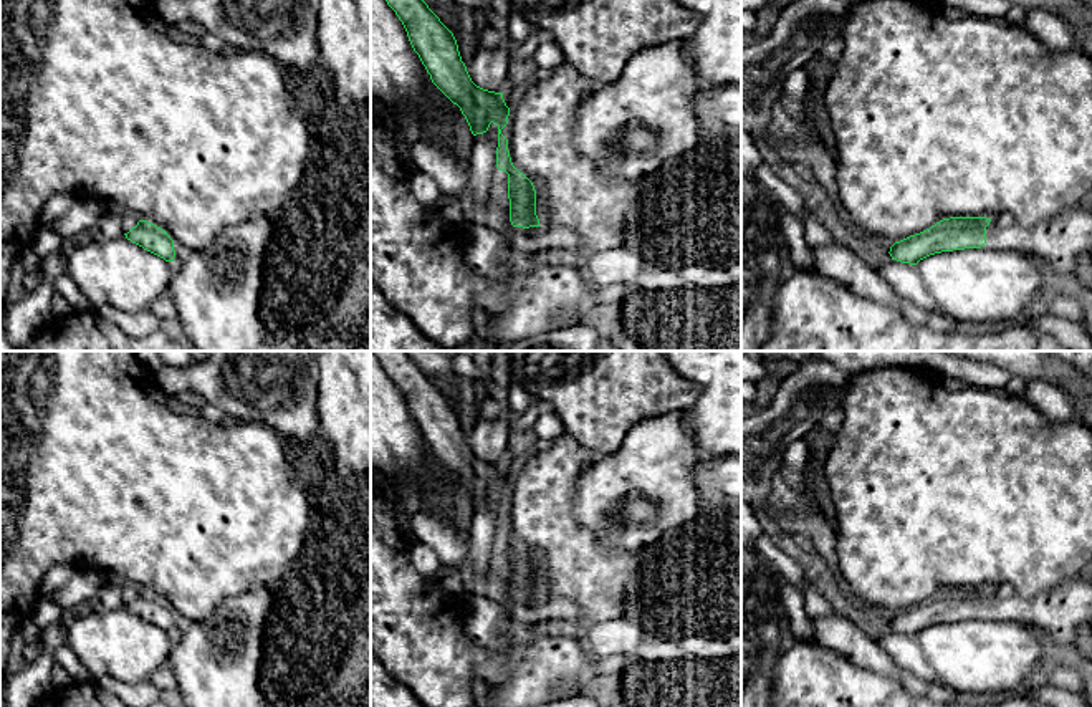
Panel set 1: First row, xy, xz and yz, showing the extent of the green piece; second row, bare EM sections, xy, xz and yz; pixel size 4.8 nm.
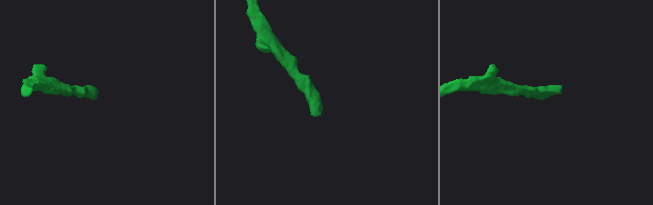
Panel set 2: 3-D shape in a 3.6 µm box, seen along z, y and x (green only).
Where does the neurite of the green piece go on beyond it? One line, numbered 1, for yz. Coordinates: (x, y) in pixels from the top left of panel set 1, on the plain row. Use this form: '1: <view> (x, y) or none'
1: yz (1056, 615)

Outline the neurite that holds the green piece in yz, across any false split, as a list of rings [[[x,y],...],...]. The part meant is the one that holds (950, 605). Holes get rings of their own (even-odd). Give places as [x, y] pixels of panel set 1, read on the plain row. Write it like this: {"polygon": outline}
{"polygon": [[[1079,576],[1027,599],[1018,594],[996,598],[986,588],[950,588],[920,604],[895,613],[888,624],[892,631],[917,636],[930,626],[965,619],[1016,621],[1039,631],[1052,646],[1075,649],[1077,629],[1082,624],[1092,629],[1092,583]]]}

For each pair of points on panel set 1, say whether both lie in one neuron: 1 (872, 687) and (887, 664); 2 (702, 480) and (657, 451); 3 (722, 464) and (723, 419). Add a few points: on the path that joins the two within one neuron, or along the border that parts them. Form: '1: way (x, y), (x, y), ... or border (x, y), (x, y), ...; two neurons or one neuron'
1: border (847, 656), (866, 668), (895, 678), (907, 689); two neurons
2: border (705, 461), (694, 469), (699, 514); two neurons
3: border (723, 456), (712, 459); two neurons

